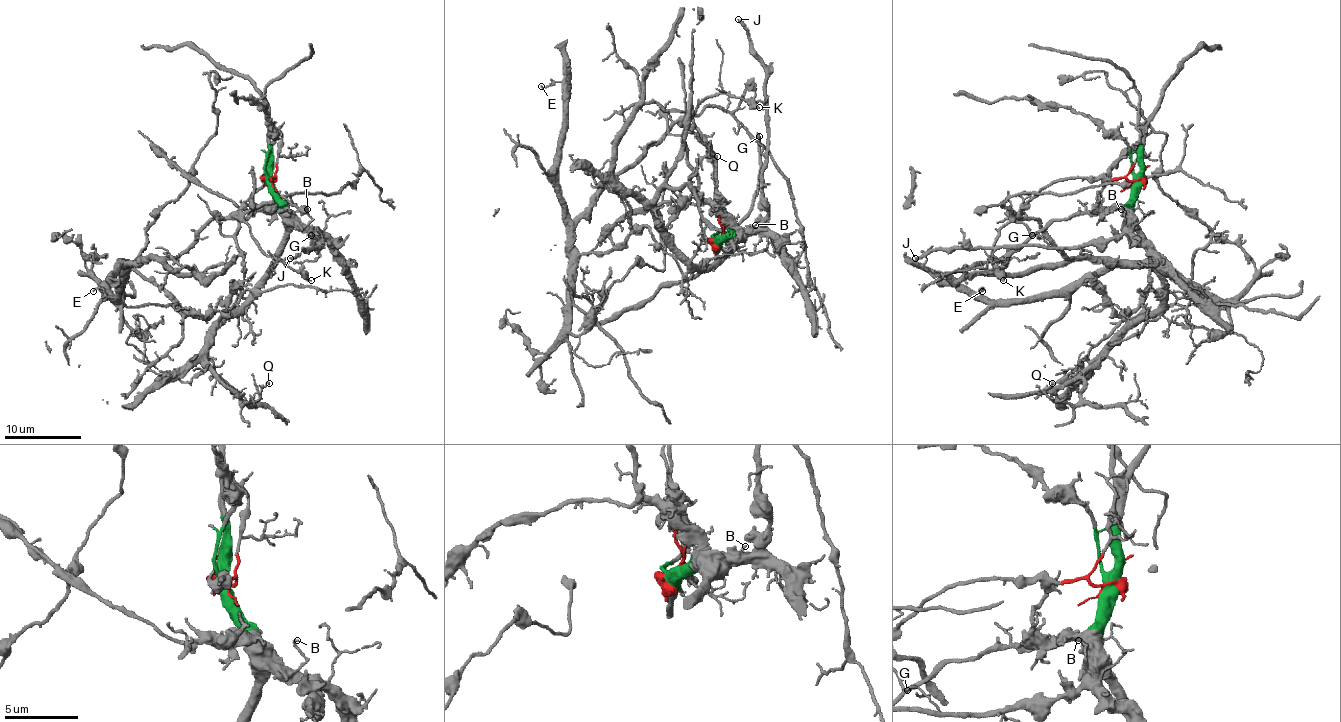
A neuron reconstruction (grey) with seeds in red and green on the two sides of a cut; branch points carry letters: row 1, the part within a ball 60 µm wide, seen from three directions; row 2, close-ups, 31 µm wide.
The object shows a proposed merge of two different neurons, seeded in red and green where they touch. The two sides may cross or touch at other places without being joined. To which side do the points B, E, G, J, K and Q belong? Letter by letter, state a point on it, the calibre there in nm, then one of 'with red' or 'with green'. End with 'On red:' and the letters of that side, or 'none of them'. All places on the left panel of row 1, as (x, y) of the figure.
B: place (307, 209); calibre 150 nm; with green
E: place (93, 291); calibre 110 nm; with red
G: place (311, 235); calibre 130 nm; with green
J: place (290, 258); calibre 240 nm; with green
K: place (311, 280); calibre 320 nm; with red
Q: place (269, 383); calibre 100 nm; with green
On red: E, K

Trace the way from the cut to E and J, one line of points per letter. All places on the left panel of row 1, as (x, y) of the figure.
E: (267, 180), (275, 178), (173, 259), (121, 264), (112, 274), (115, 301), (92, 291)
J: (267, 180), (269, 190), (319, 240), (317, 247), (304, 249), (290, 259)

